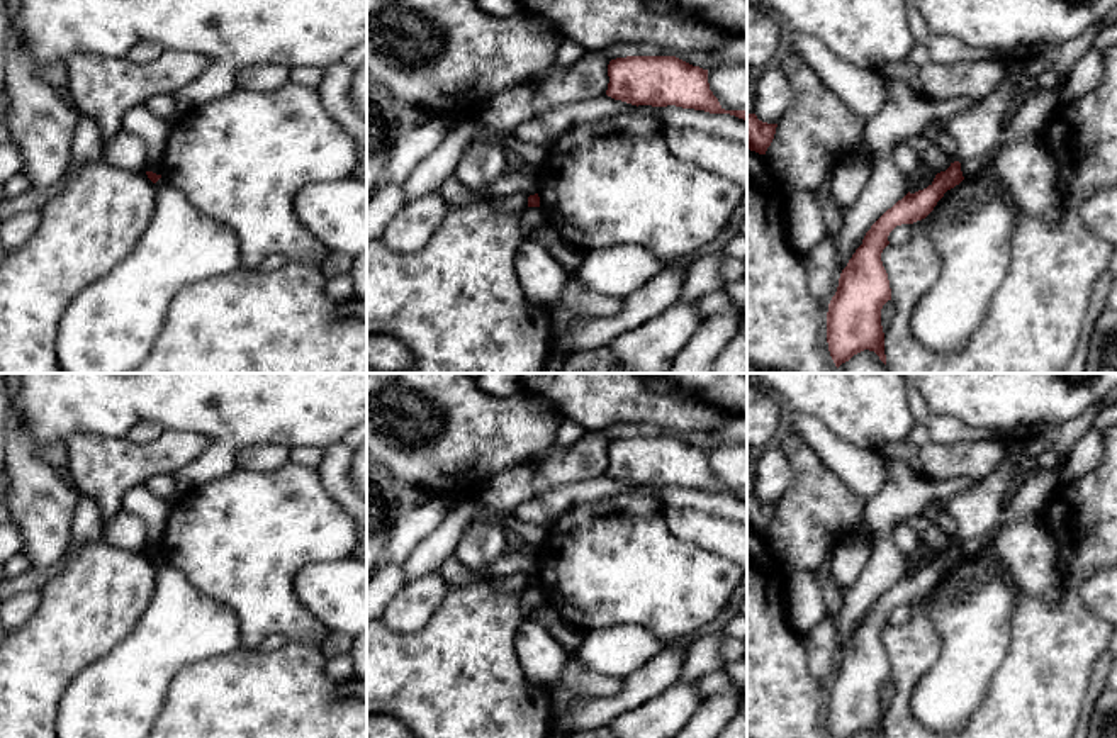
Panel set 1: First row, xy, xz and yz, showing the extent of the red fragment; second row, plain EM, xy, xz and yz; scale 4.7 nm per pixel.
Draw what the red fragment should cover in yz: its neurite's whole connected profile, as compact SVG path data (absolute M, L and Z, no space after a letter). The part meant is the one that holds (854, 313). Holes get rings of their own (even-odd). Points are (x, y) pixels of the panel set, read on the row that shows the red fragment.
M951 163L927 188L908 192L866 232L828 304L827 343L837 368L864 349L874 351L886 365L881 309L891 300L891 288L881 253L890 244L888 236L896 226L925 219L944 193L963 180L961 163Z

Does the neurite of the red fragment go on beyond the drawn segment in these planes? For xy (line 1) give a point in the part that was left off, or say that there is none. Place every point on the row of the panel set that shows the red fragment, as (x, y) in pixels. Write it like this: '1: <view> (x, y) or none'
1: none

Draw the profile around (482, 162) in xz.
M472 141L453 175L470 190L484 193L496 178L508 171L506 151L499 143Z

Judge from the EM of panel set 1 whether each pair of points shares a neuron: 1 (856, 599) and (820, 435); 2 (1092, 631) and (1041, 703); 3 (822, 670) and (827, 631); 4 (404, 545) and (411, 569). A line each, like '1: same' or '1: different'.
1: different
2: same
3: same
4: different

